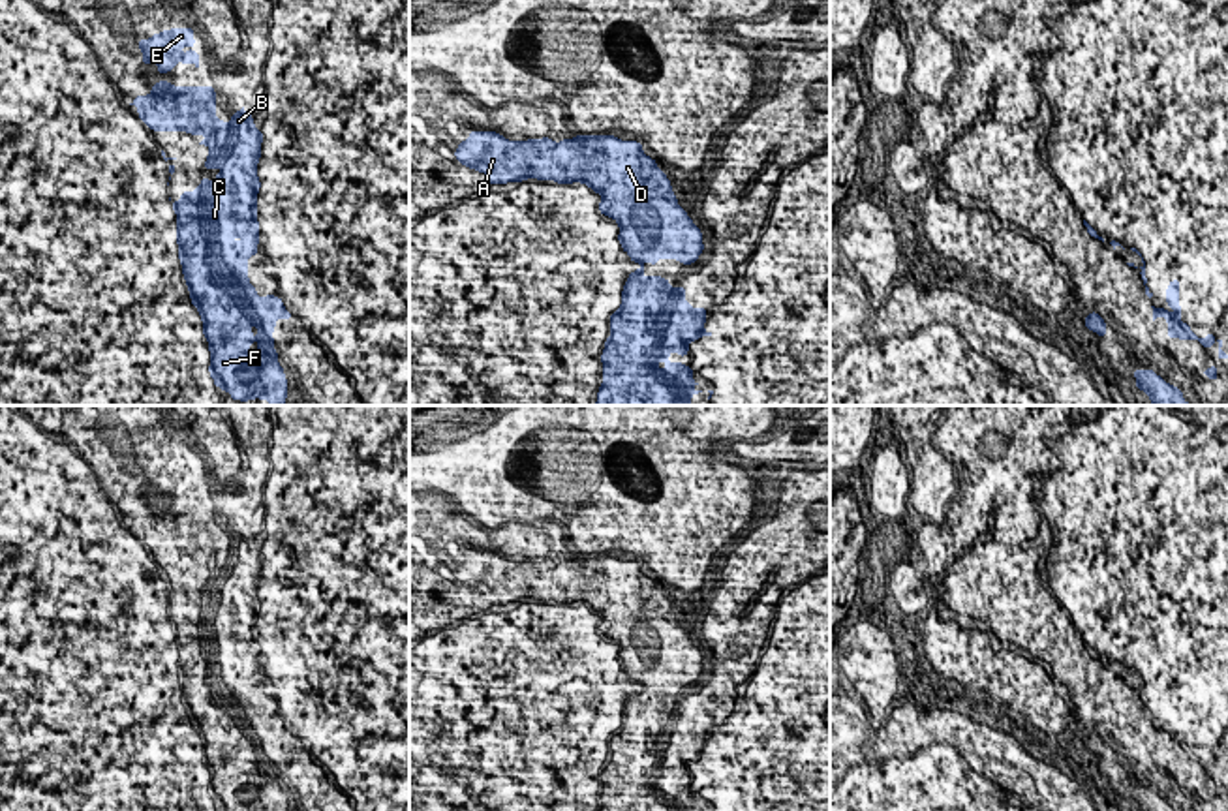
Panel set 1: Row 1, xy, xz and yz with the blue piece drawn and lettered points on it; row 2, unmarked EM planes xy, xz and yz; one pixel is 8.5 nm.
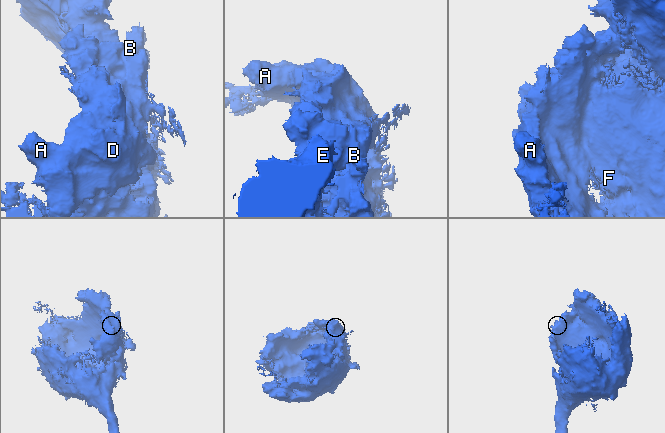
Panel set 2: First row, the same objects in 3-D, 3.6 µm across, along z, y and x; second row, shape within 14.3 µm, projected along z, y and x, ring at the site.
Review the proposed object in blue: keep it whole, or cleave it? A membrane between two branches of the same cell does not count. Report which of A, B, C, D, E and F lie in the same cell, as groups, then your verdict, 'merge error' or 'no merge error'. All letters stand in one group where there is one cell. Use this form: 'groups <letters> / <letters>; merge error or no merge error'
groups A B C D E F; no merge error

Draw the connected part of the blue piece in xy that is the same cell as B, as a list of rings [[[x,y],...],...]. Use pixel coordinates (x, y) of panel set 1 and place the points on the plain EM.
[[[160,501],[152,507],[148,516],[135,516],[130,526],[139,529],[137,537],[152,552],[188,552],[201,554],[205,559],[199,565],[208,567],[205,589],[218,589],[214,601],[201,599],[193,612],[182,612],[180,621],[171,627],[177,635],[177,665],[182,695],[190,712],[192,725],[203,742],[203,755],[210,772],[210,798],[214,807],[222,811],[287,811],[284,788],[278,785],[278,772],[274,770],[272,751],[276,742],[291,740],[293,734],[285,730],[284,721],[276,715],[257,717],[257,710],[248,704],[248,678],[257,676],[259,642],[257,642],[257,614],[261,608],[257,597],[257,584],[261,578],[263,554],[255,548],[253,539],[244,528],[233,533],[229,543],[216,537],[214,507],[173,507],[169,501]]]

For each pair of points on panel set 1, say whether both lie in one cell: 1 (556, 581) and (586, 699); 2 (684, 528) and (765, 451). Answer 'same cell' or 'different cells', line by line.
1: same cell
2: different cells

